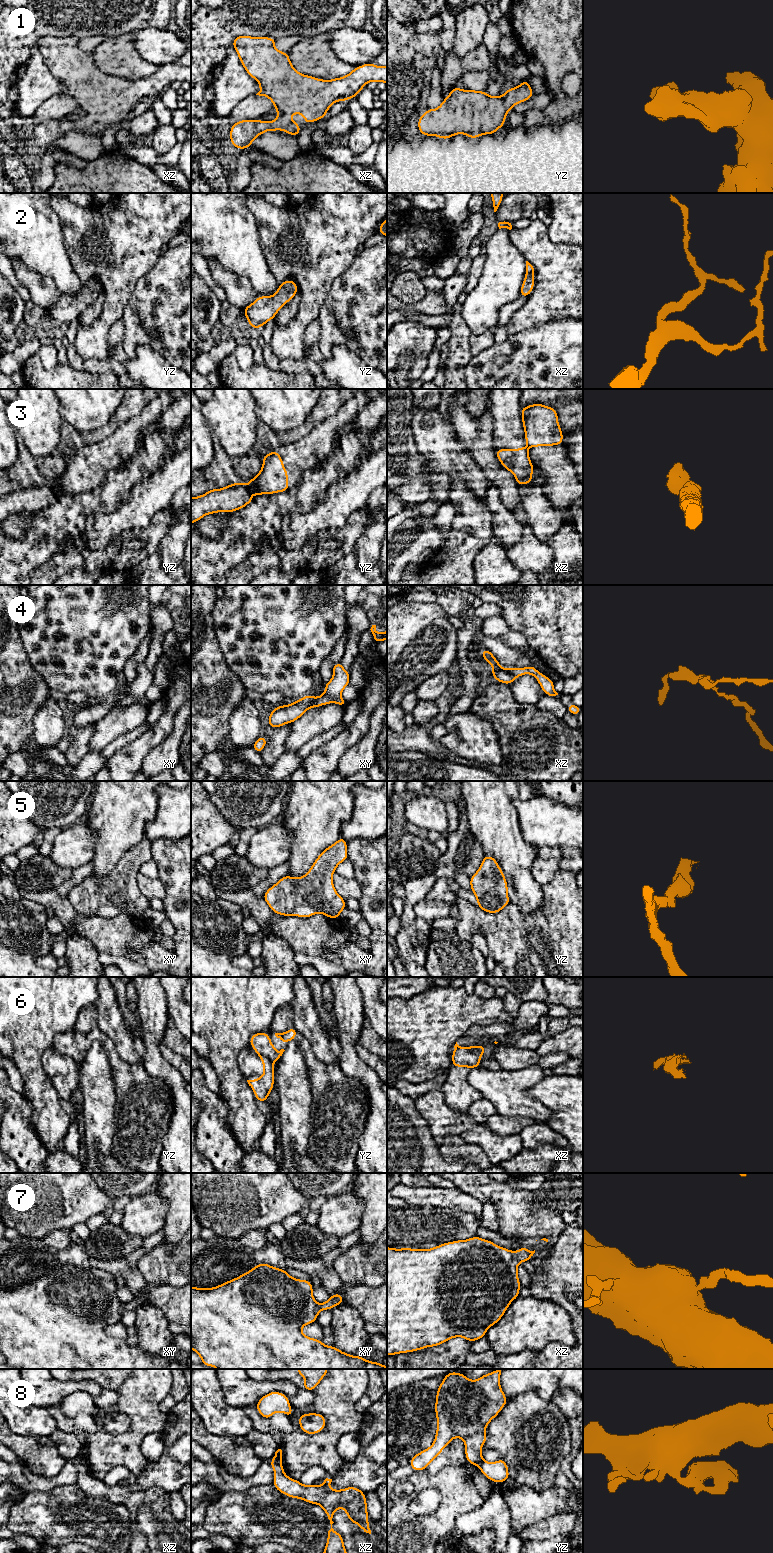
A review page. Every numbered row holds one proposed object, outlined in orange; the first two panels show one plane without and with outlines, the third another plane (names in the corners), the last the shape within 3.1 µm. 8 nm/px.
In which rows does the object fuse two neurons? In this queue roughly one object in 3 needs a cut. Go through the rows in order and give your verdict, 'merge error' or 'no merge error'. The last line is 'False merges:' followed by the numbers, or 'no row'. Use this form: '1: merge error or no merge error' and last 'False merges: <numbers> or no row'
1: no merge error
2: no merge error
3: merge error
4: no merge error
5: no merge error
6: merge error
7: no merge error
8: merge error
False merges: 3, 6, 8

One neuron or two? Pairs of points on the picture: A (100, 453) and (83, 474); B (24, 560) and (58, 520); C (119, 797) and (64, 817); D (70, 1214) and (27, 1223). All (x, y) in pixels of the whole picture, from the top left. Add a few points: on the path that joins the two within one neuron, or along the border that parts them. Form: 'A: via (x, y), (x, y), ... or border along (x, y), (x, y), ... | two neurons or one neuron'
A: via (97, 458), (86, 469) | one neuron
B: via (34, 551), (46, 539), (49, 530) | one neuron
C: border along (94, 791), (86, 810) | two neurons
D: via (59, 1214), (38, 1214) | one neuron

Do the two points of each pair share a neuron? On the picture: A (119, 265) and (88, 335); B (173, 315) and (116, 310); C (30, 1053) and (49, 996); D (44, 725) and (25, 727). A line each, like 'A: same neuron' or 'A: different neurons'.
A: same neuron
B: different neurons
C: same neuron
D: different neurons

